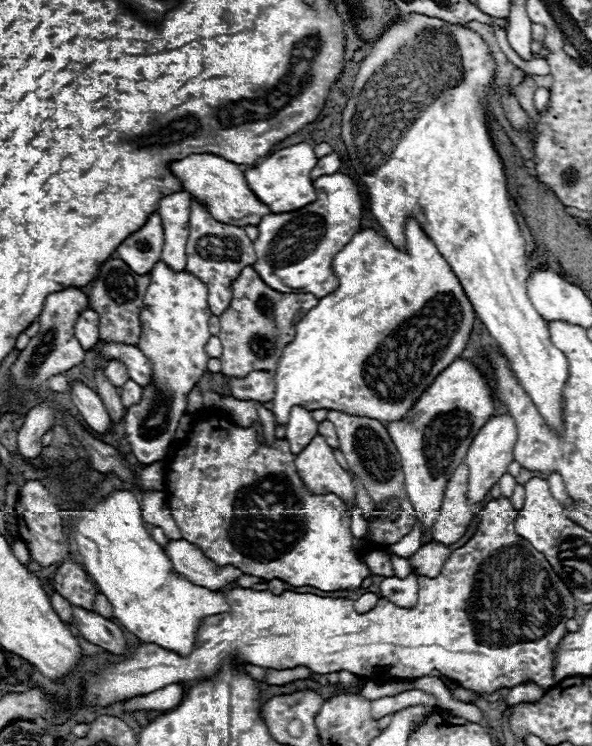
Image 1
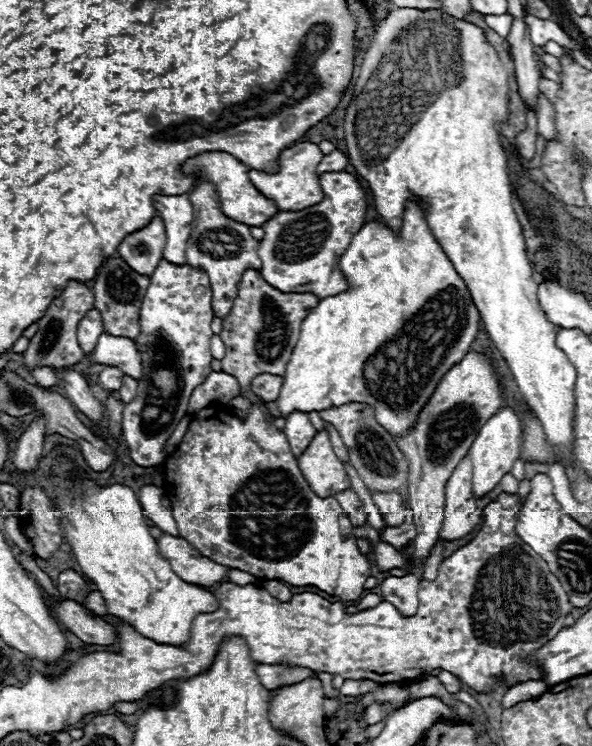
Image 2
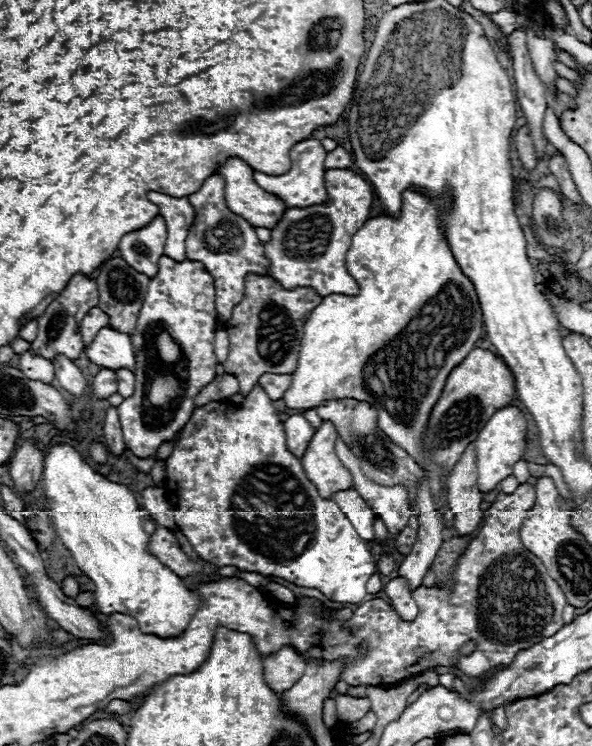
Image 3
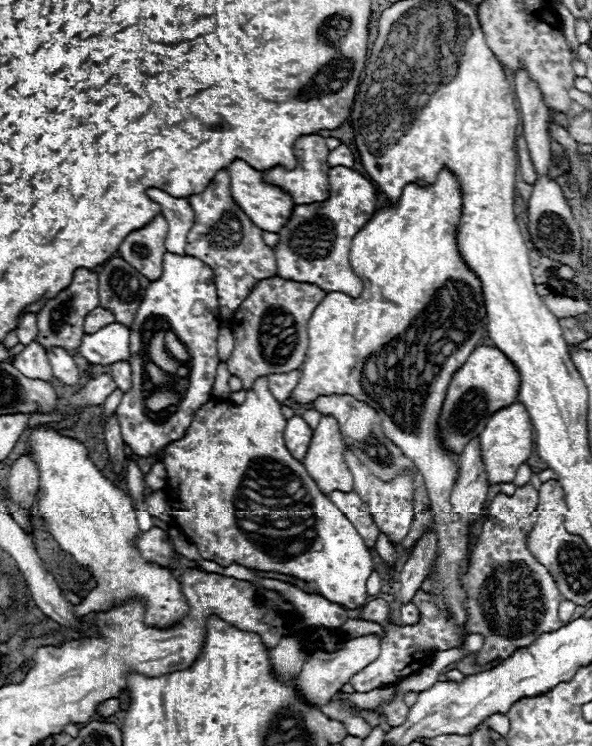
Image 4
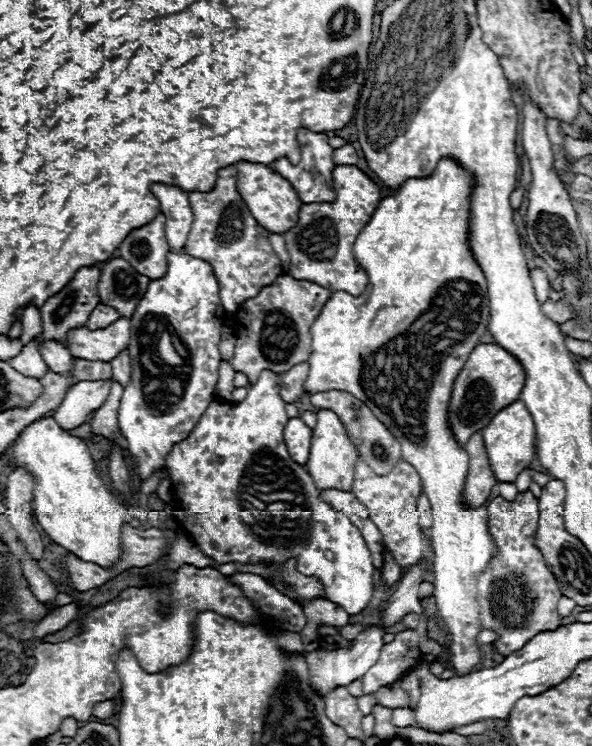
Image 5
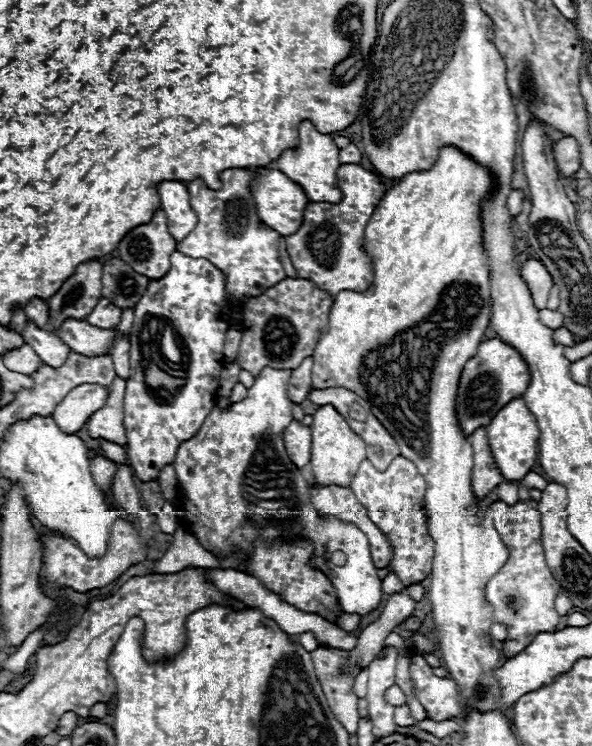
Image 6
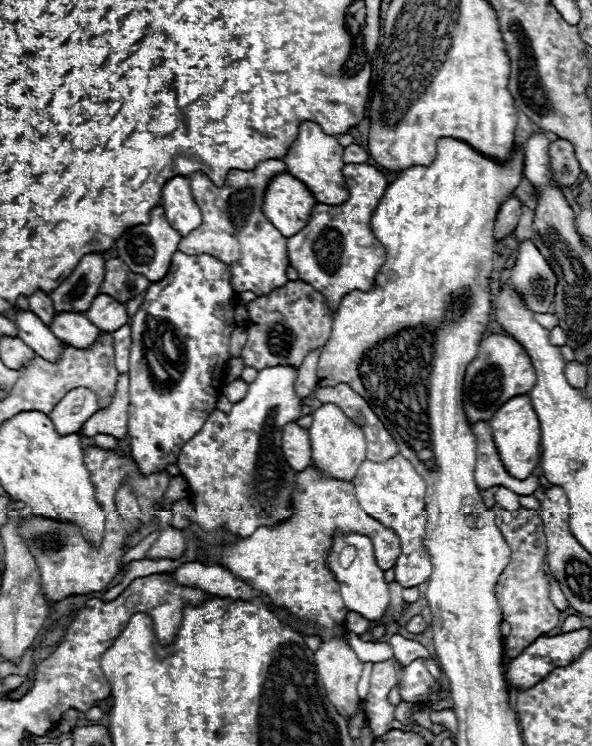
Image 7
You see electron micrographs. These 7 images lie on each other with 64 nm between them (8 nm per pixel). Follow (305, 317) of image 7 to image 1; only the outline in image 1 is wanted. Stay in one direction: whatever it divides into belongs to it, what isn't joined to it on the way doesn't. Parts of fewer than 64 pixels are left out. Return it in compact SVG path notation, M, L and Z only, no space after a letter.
M246 266L230 284L230 306L220 314L220 342L222 342L222 374L246 376L252 370L274 370L282 348L294 338L294 326L306 310L318 304L314 294L282 294L266 286L254 268Z

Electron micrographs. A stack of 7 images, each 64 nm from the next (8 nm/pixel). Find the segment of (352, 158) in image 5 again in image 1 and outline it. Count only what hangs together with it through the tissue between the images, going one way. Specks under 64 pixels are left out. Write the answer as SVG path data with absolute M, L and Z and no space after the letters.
M336 152L326 154L326 156L318 158L316 166L310 170L310 178L314 180L314 178L324 176L324 174L334 174L334 172L338 172L338 168L340 168L340 156Z

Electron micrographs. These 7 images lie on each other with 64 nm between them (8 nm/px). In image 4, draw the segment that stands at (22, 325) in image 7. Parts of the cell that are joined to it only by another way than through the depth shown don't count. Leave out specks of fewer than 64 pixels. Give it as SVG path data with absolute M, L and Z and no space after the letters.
M52 348L48 354L48 360L50 360L50 366L52 366L52 372L54 376L66 384L66 386L72 386L72 388L78 388L82 384L82 372L78 370L74 358L62 350L62 348Z

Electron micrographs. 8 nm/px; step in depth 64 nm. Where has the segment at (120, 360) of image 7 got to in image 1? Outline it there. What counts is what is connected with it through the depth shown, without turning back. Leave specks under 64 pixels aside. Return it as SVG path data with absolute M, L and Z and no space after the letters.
M130 380L130 382L126 382L126 384L122 386L122 394L120 394L120 398L122 398L124 408L136 406L136 404L140 402L140 398L142 398L142 388L140 388L134 380Z

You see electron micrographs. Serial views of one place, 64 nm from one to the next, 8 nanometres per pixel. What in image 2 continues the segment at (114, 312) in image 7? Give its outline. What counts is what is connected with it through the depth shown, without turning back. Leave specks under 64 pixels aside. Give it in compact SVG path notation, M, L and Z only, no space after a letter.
M92 308L86 312L86 316L78 322L78 328L76 328L78 342L86 354L94 350L100 334L102 334L102 316L96 308Z

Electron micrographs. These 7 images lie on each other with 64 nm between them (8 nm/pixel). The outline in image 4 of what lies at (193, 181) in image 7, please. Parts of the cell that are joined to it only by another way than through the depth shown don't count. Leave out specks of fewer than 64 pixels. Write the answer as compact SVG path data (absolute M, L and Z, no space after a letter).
M220 170L204 192L188 196L188 202L194 210L194 226L188 232L186 256L198 258L212 268L220 316L230 318L258 280L276 276L276 258L272 248L264 244L262 230L230 198L230 176L226 170Z

